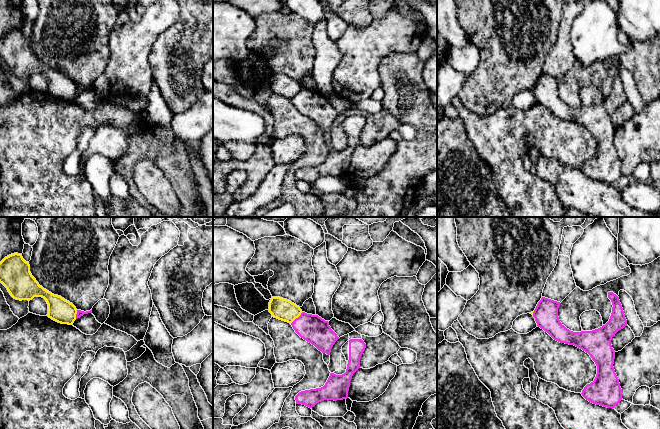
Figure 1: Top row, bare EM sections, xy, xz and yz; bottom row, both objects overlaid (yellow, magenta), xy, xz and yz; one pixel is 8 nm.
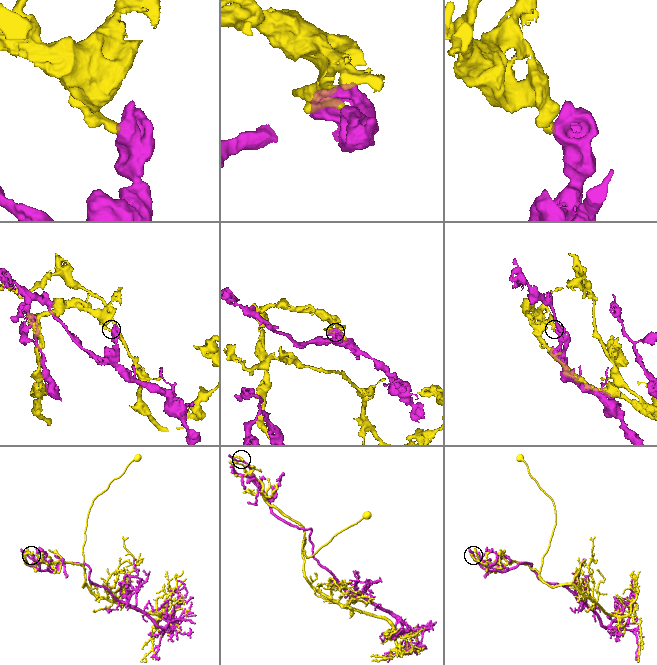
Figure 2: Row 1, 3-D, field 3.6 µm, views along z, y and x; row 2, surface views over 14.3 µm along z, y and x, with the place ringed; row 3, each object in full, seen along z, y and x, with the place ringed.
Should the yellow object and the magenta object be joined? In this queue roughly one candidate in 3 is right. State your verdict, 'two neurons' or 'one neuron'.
two neurons

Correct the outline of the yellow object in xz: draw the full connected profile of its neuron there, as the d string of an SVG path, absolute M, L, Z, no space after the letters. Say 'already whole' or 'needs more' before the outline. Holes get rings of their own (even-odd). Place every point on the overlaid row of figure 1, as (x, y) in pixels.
already whole; M272 297L269 302L269 312L272 314L272 317L291 324L301 315L302 310L287 299Z

